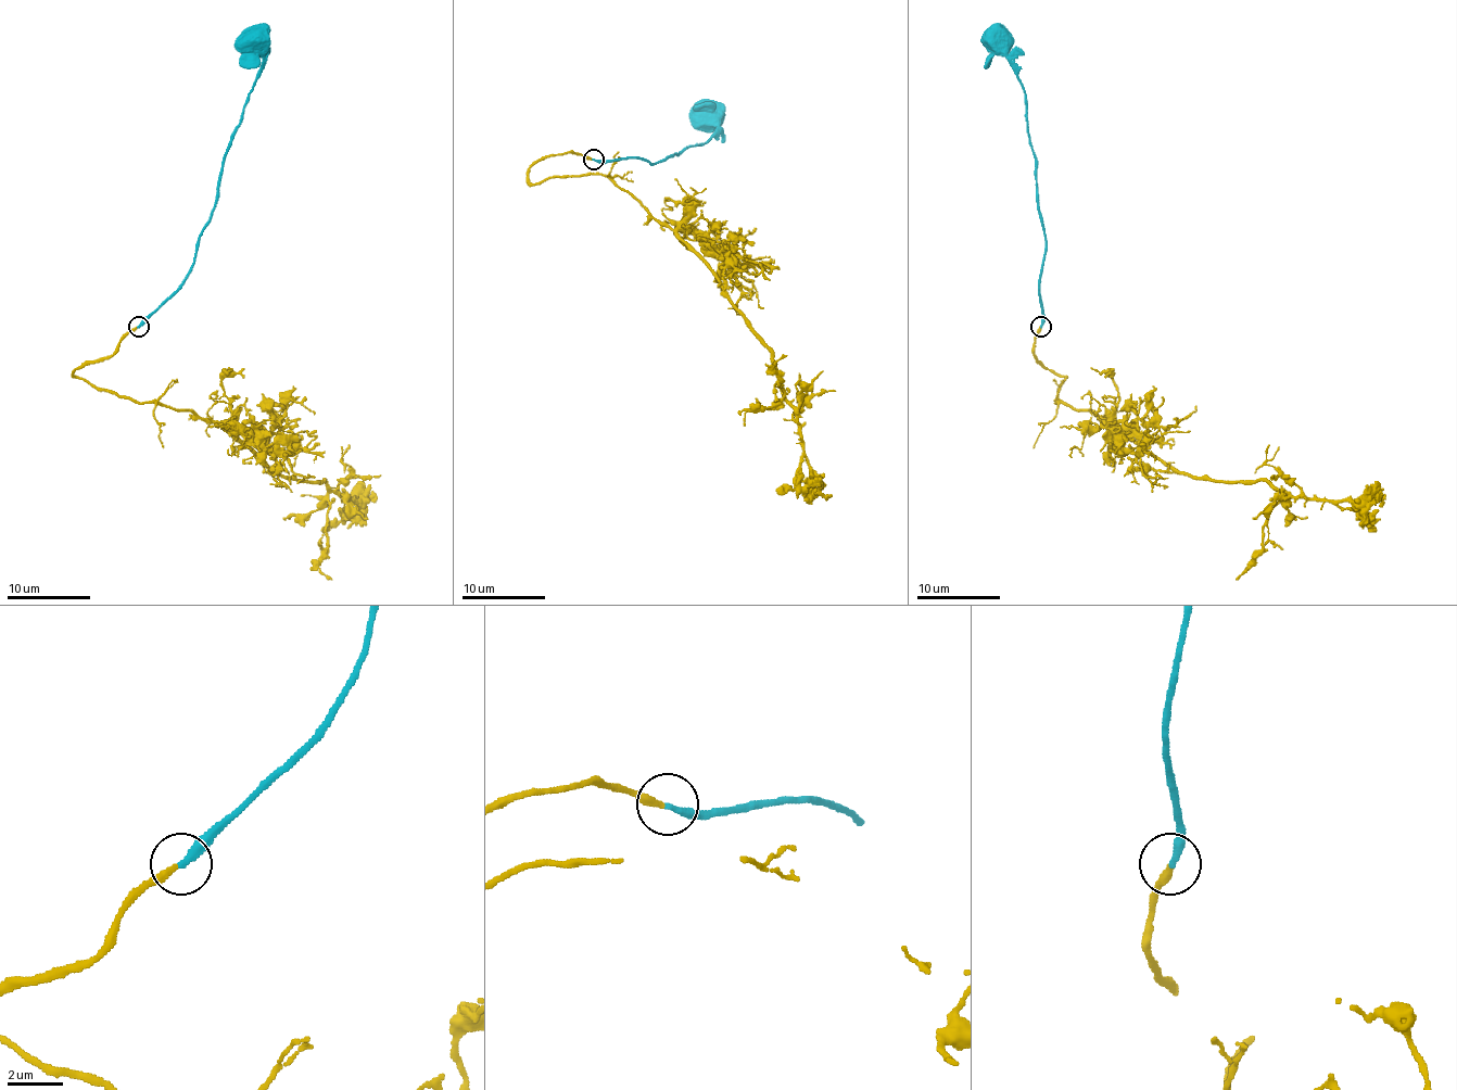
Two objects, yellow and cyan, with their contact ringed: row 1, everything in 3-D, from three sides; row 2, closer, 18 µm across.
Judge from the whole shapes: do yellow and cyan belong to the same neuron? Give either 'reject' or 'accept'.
accept

